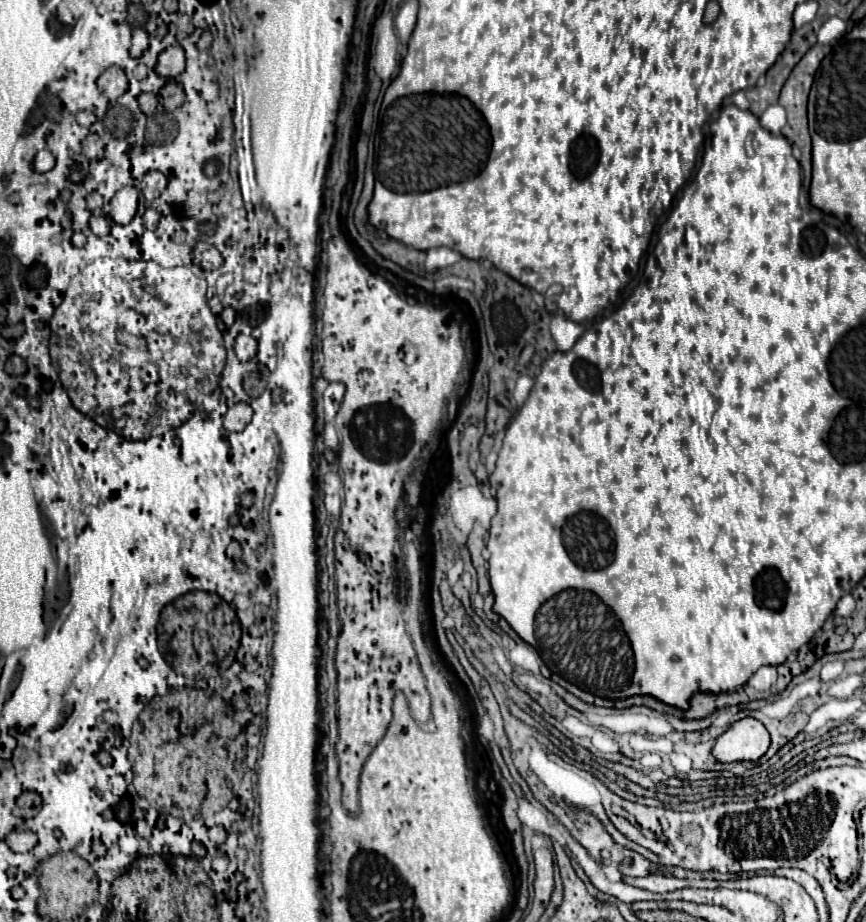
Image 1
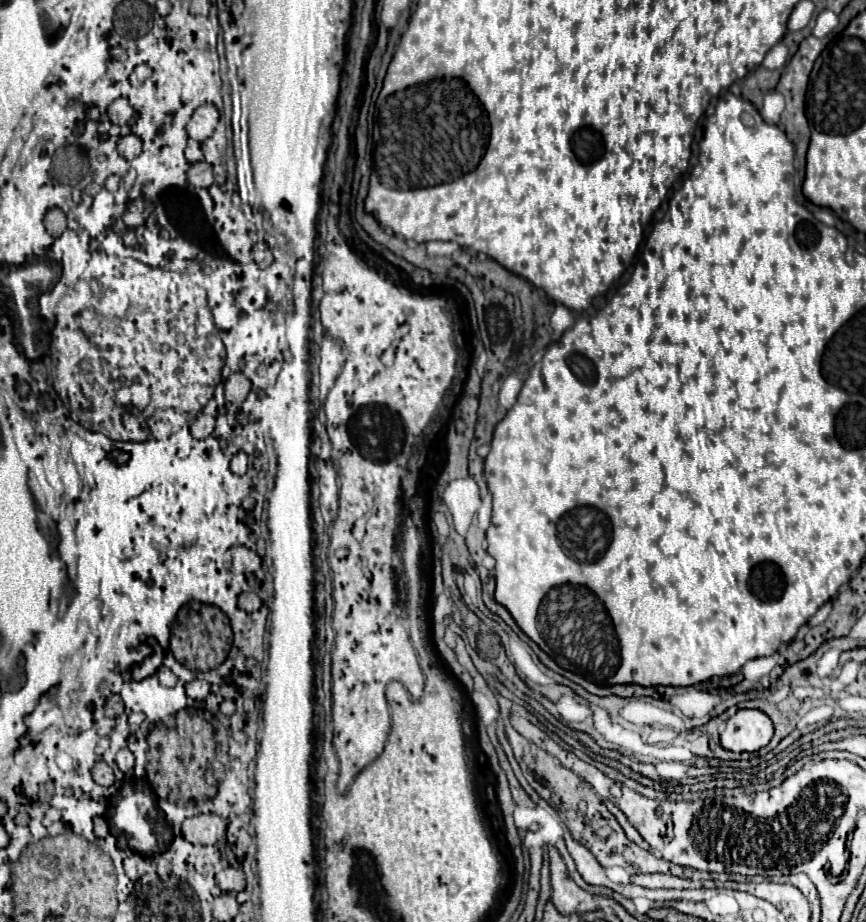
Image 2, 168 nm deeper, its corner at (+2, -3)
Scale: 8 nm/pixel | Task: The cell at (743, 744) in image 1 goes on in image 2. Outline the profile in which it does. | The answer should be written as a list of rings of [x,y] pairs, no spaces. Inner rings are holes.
[[[738,710],[720,732],[720,744],[724,750],[742,754],[758,752],[772,740],[774,728],[770,718],[760,710]]]

